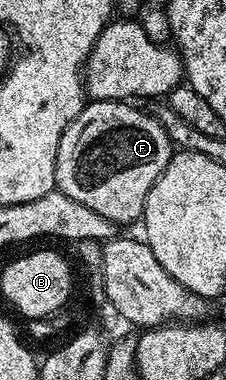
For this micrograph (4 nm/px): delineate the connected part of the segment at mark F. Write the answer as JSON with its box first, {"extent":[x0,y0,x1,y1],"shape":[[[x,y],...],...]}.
{"extent":[56,100,174,226],"shape":[[[92,100],[85,103],[78,118],[70,121],[62,134],[56,159],[56,188],[74,198],[74,202],[90,206],[94,214],[102,214],[102,218],[112,220],[118,226],[132,224],[135,220],[137,223],[143,217],[152,183],[174,155],[174,145],[155,115],[148,113],[147,116],[132,106],[123,100]]]}

